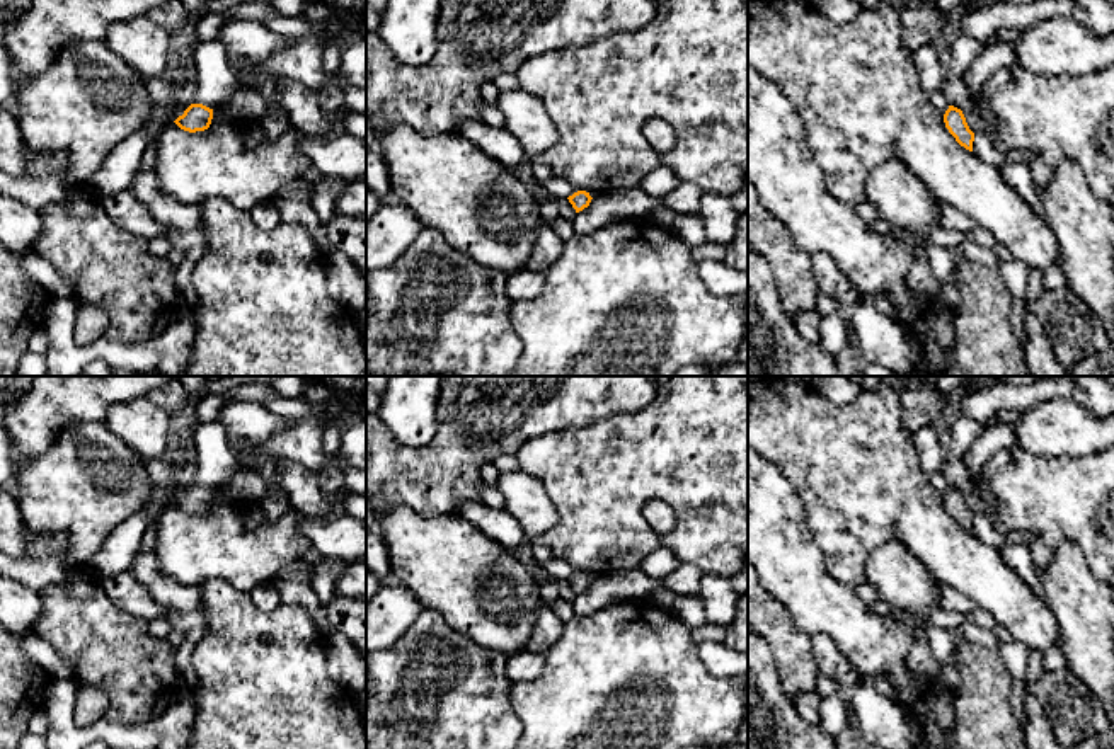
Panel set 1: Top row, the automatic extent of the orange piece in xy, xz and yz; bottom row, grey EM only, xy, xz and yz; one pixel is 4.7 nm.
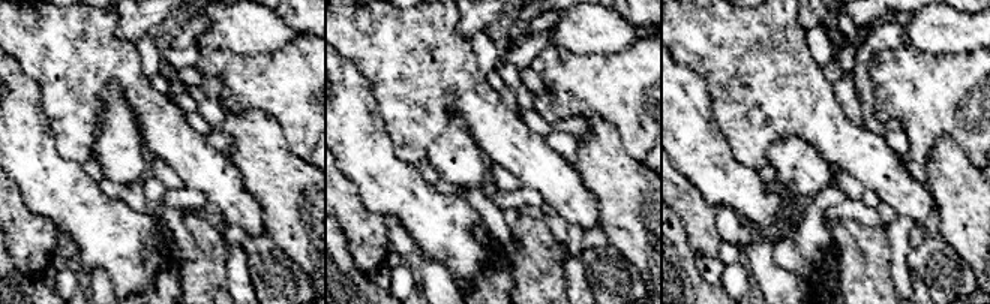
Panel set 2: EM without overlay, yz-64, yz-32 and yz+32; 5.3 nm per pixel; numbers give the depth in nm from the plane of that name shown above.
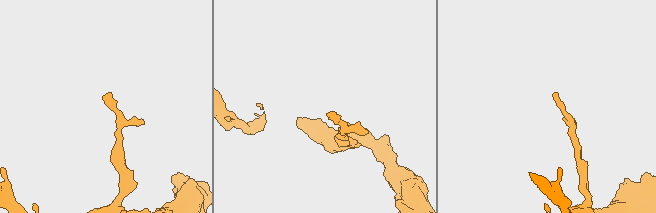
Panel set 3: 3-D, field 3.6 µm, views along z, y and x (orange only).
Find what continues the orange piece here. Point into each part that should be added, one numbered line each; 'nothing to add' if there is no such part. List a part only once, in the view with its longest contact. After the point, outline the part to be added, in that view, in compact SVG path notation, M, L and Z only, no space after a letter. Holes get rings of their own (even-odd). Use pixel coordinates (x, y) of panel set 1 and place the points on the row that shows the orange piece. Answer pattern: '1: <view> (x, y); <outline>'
nothing to add

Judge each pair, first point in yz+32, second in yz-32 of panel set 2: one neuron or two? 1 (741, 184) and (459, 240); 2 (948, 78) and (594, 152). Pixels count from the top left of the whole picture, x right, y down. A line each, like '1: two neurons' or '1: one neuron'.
1: one neuron
2: two neurons

